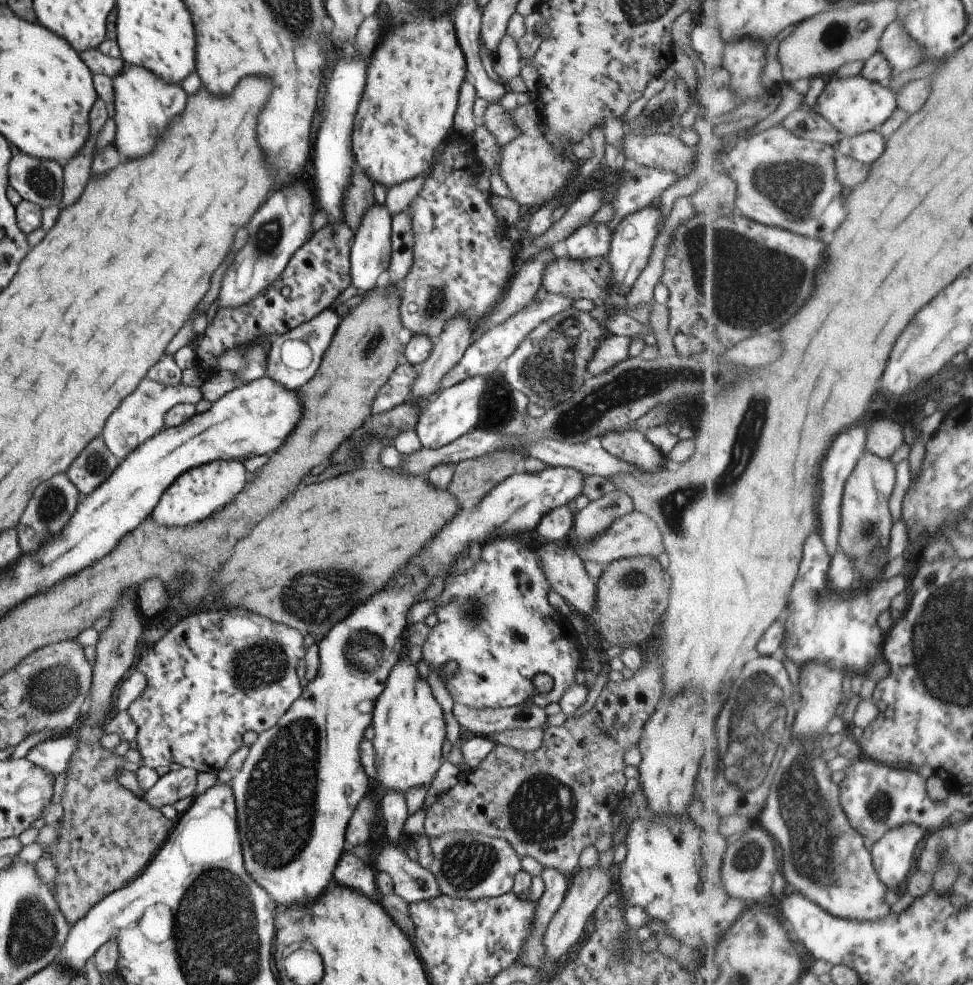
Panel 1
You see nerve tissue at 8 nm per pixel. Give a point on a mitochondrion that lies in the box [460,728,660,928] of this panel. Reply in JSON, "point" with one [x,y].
{"point":[545,808]}

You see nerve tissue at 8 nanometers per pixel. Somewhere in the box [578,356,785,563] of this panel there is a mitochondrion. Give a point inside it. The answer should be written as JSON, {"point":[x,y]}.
{"point":[758,412]}

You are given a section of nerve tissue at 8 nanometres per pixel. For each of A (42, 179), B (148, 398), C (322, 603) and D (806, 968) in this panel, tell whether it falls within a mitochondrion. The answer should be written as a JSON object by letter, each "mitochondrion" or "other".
{"A":"mitochondrion","B":"mitochondrion","C":"mitochondrion","D":"other"}

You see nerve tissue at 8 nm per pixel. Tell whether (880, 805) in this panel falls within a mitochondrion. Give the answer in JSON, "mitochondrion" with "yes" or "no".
{"mitochondrion":"yes"}

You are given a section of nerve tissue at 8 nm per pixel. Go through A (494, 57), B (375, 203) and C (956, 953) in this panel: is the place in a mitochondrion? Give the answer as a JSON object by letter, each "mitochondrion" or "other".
{"A":"other","B":"other","C":"other"}

